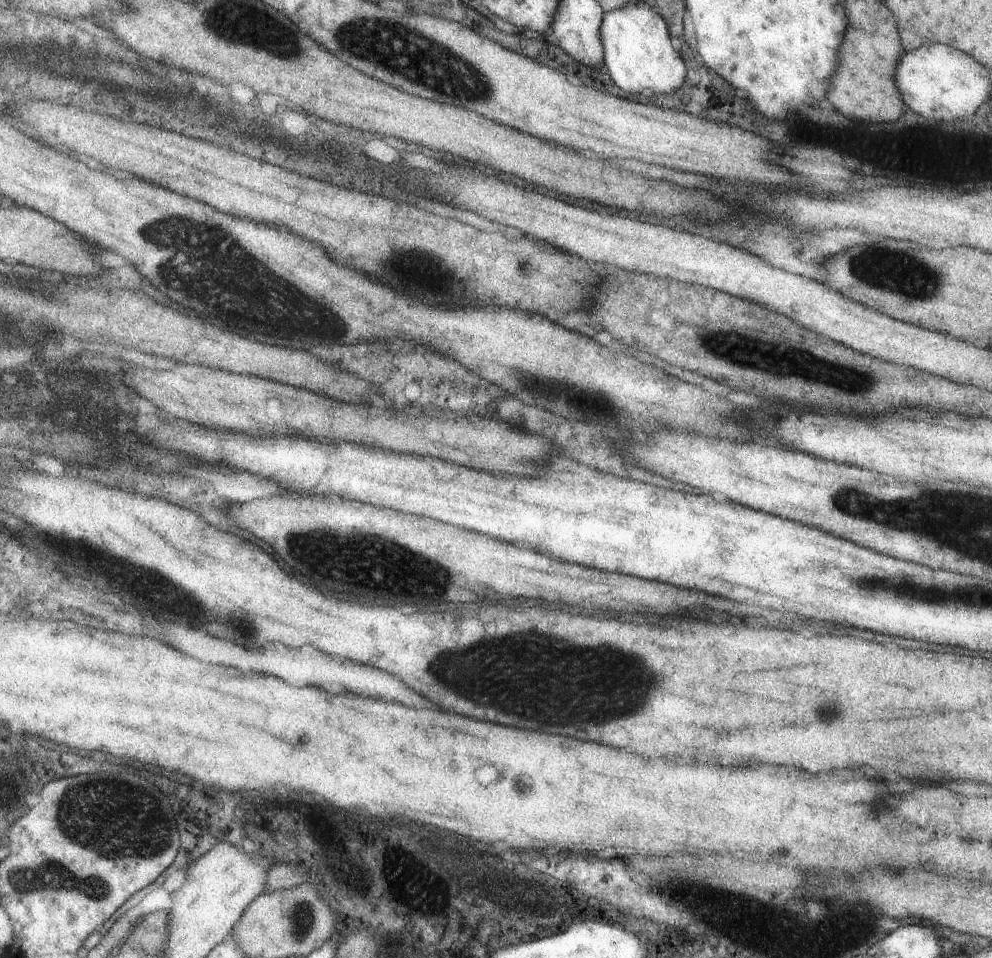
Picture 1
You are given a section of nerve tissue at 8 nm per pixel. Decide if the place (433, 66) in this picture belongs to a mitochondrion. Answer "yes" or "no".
yes

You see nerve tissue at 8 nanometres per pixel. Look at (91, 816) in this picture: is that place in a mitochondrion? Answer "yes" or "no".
yes

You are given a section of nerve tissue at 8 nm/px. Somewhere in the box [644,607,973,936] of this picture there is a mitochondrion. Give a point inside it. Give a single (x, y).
(824, 710)

